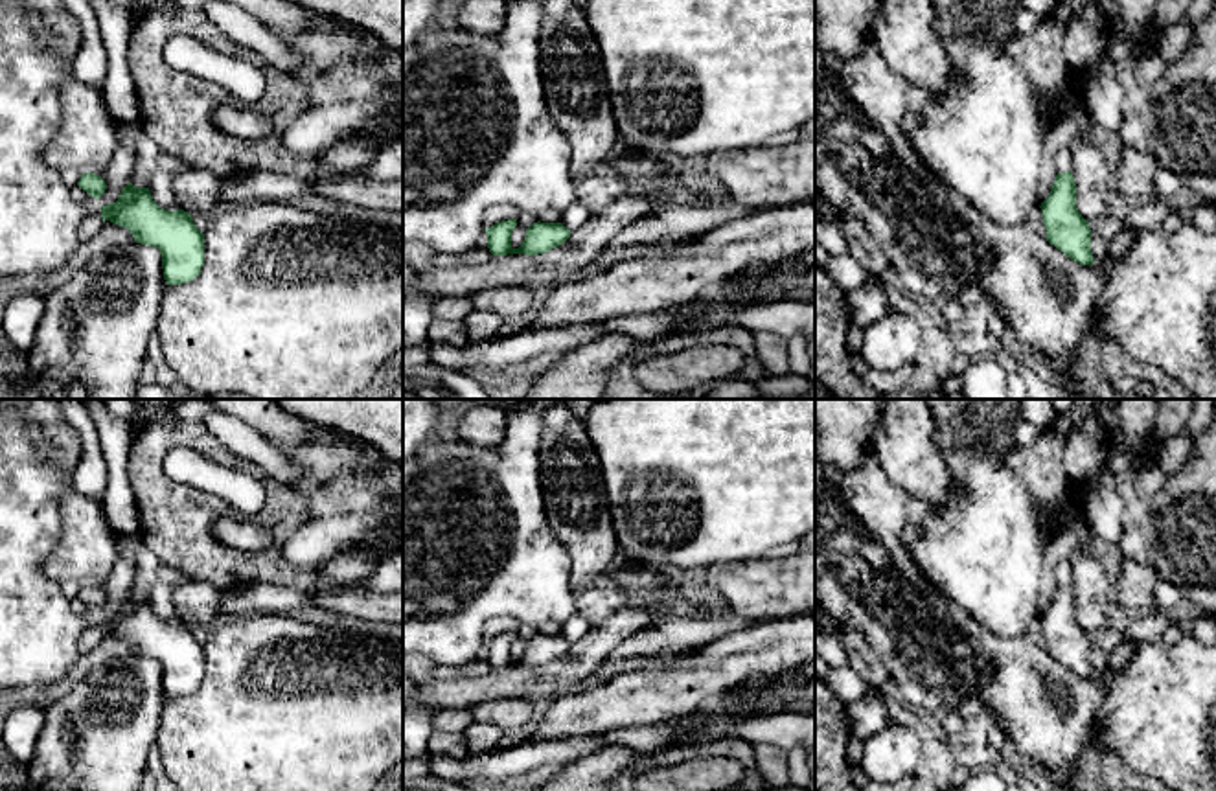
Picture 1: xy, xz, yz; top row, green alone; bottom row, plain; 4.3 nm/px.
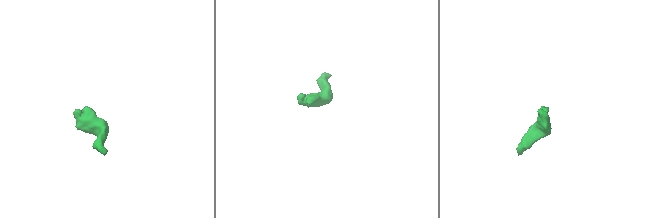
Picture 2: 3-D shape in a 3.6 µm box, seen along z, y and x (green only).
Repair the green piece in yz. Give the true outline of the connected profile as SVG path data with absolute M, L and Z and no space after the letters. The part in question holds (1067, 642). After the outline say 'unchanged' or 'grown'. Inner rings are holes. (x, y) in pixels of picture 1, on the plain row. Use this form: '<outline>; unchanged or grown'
M1071 583L1058 585L1041 614L1047 653L1080 677L1093 677L1091 640L1076 620L1076 596Z; unchanged

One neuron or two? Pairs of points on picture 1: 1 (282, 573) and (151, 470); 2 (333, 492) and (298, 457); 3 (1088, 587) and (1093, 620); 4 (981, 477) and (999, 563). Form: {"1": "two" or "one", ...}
{"1": "one", "2": "one", "3": "one", "4": "one"}

